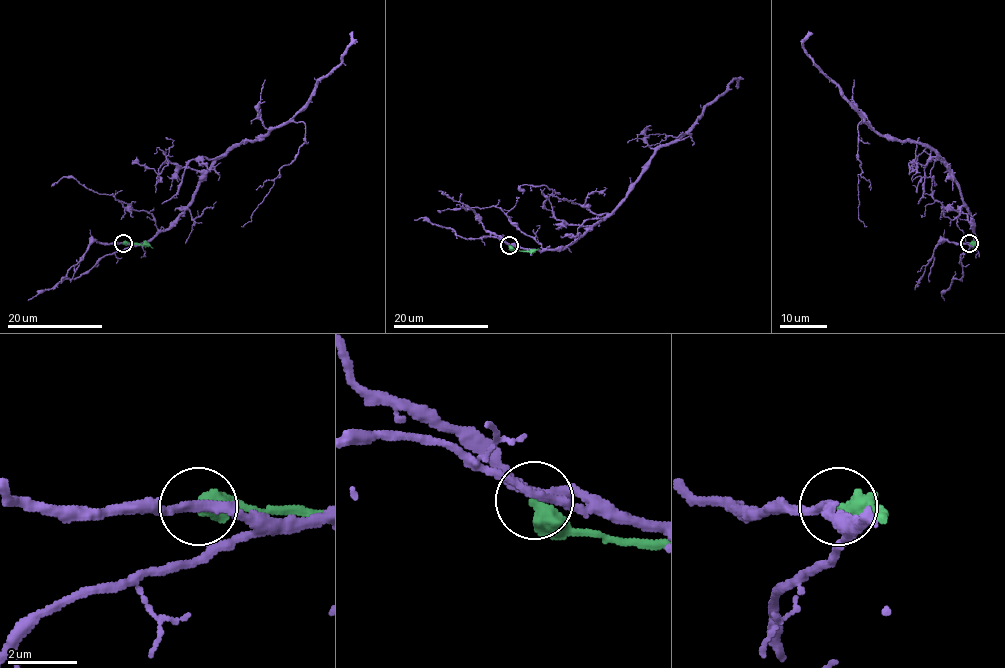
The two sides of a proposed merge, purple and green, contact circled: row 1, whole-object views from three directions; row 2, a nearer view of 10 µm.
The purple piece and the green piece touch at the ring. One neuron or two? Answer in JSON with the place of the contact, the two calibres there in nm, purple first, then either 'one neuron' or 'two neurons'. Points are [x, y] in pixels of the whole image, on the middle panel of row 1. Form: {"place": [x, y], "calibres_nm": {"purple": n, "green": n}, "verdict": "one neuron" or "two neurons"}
{"place": [509, 245], "calibres_nm": {"purple": 260, "green": 500}, "verdict": "two neurons"}

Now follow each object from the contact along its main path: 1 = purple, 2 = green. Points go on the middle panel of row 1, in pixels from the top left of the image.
1: (509, 245), (555, 249), (571, 245), (617, 206), (660, 147), (691, 133), (637, 134), (627, 143)
2: (509, 245), (520, 251), (539, 248)

